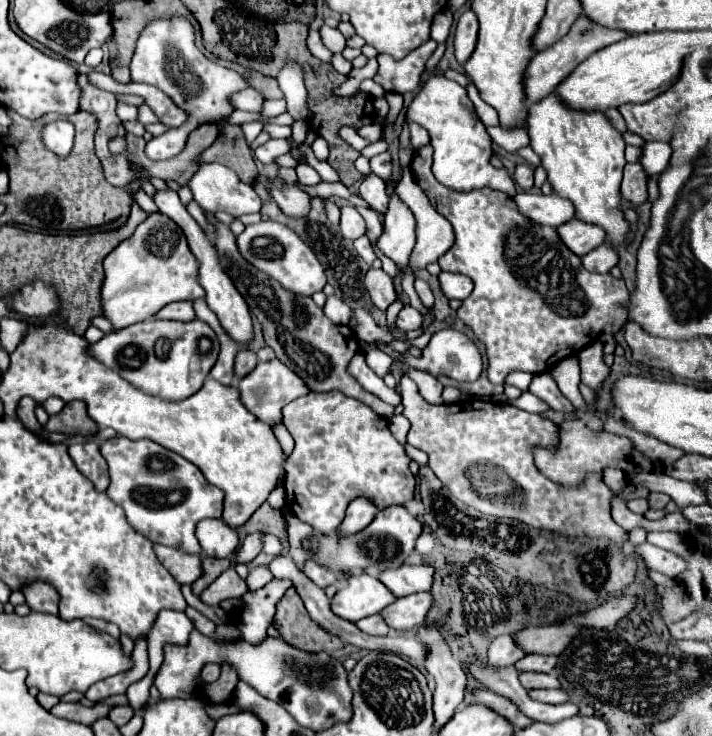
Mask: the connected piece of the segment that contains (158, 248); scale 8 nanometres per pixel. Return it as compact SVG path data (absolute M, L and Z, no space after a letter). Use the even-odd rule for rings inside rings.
M161 211L147 215L147 219L137 225L135 233L105 257L103 265L105 283L101 299L105 317L115 325L115 329L145 321L171 301L197 299L205 295L197 277L199 263L191 253L183 231Z

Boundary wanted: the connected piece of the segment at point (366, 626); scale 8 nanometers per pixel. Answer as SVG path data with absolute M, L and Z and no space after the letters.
M381 613L373 615L373 617L365 617L361 621L357 621L357 625L361 627L361 631L369 633L369 635L387 635L389 627L385 623L385 619L381 617Z

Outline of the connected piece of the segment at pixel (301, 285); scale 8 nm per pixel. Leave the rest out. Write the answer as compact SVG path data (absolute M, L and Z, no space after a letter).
M261 221L257 225L247 225L245 231L237 237L237 245L245 259L249 259L255 267L261 267L261 271L273 275L273 279L277 279L283 287L289 287L289 291L313 295L315 291L321 291L327 283L323 265L317 261L313 251L297 237L297 233L277 221Z

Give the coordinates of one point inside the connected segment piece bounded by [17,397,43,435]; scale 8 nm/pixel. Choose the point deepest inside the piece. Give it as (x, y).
(26, 411)

